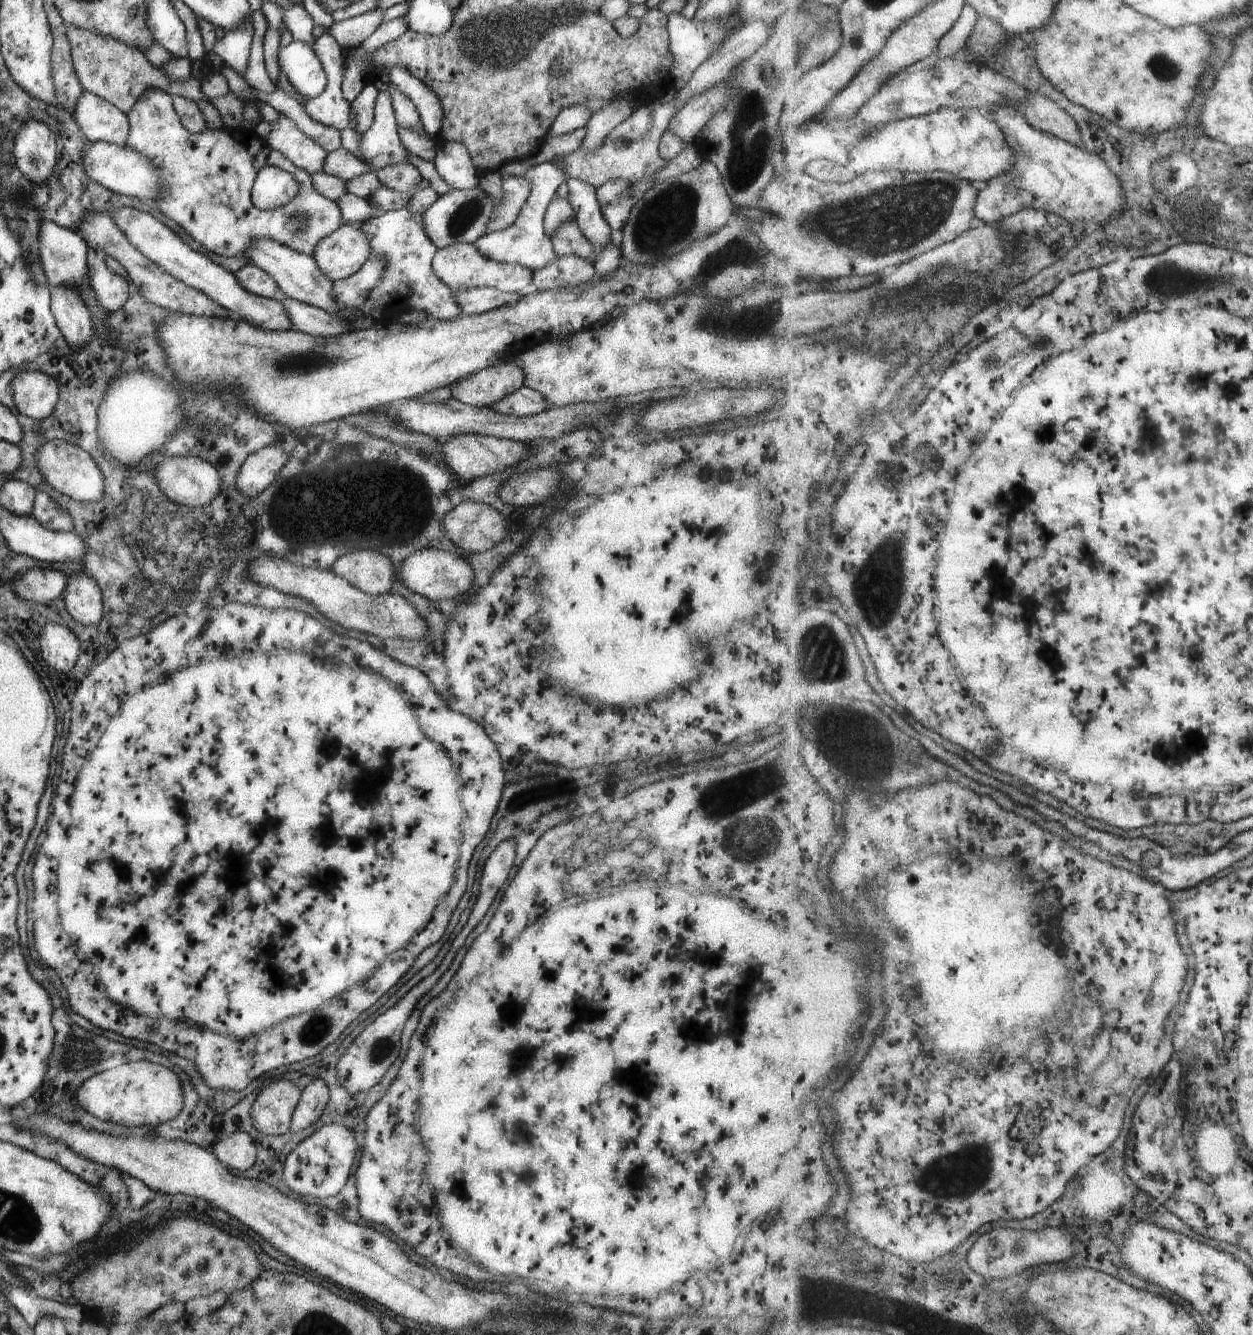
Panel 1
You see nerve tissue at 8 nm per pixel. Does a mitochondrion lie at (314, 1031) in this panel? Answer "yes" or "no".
yes

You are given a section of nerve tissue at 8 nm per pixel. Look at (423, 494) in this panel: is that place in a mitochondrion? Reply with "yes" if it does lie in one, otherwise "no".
yes

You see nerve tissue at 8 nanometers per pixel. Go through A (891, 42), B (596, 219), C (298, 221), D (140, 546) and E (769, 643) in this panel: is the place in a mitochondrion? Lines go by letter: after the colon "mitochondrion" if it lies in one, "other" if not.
A: other
B: other
C: mitochondrion
D: other
E: other

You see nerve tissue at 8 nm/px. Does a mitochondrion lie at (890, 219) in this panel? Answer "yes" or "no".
yes

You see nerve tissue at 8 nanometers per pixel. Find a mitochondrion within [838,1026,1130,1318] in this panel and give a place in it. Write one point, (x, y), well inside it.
(961, 1171)

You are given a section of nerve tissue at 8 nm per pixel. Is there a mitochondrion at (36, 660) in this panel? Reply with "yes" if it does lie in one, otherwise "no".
no

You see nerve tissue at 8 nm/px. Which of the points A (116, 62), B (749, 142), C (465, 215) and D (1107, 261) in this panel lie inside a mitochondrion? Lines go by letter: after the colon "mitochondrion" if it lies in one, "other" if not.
A: other
B: mitochondrion
C: mitochondrion
D: other

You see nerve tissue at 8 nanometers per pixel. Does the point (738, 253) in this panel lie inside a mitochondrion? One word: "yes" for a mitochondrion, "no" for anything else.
yes

